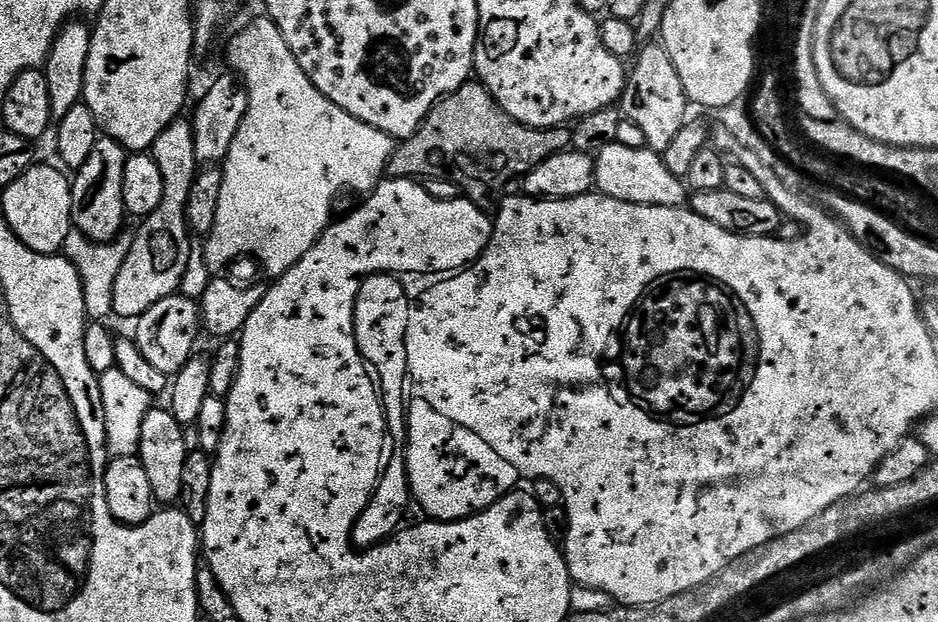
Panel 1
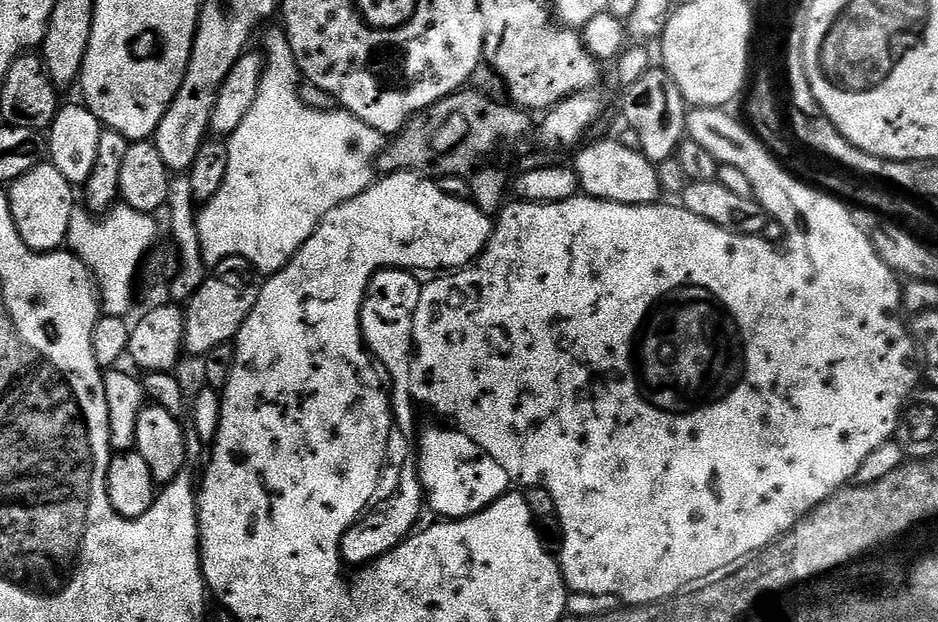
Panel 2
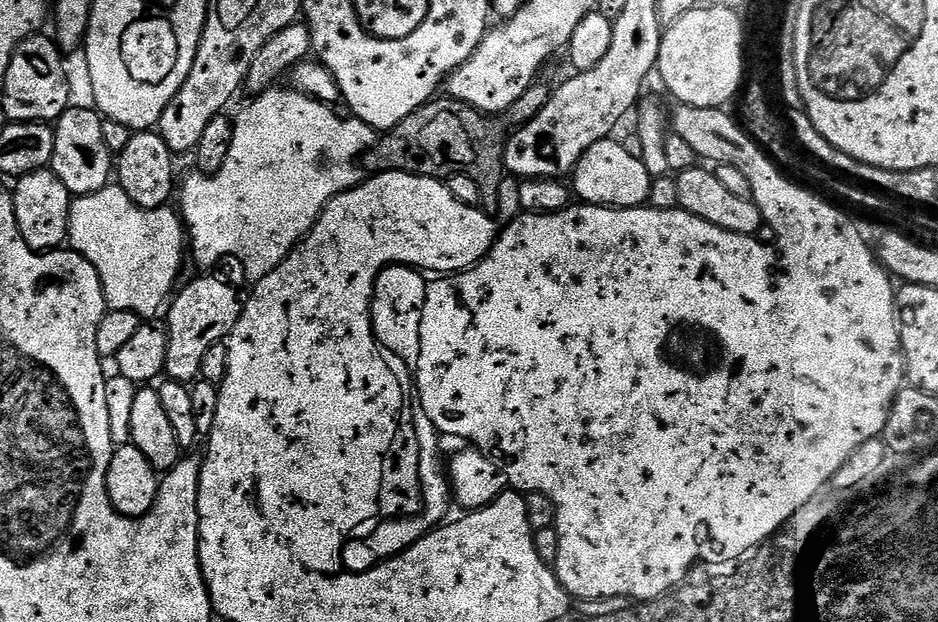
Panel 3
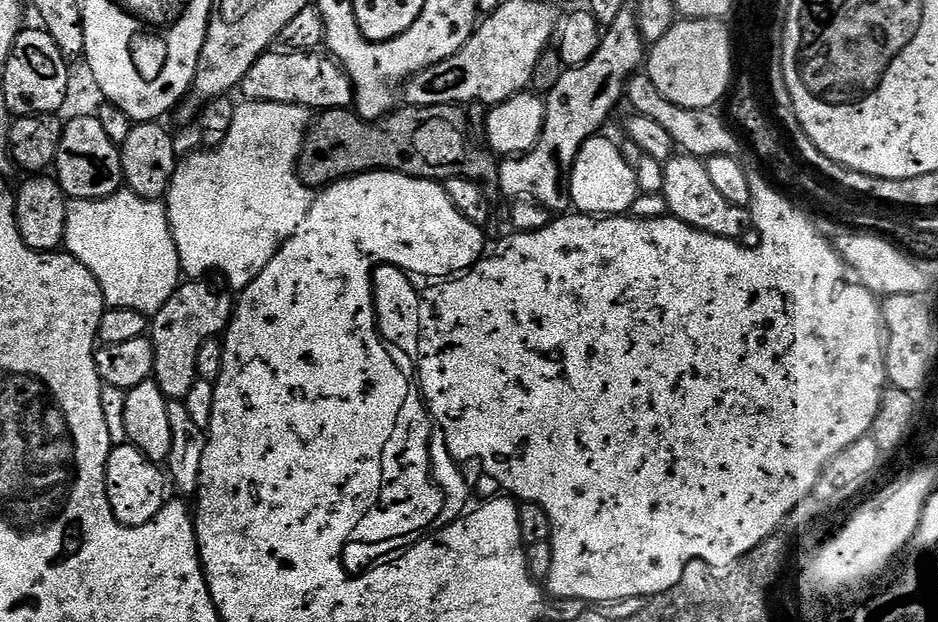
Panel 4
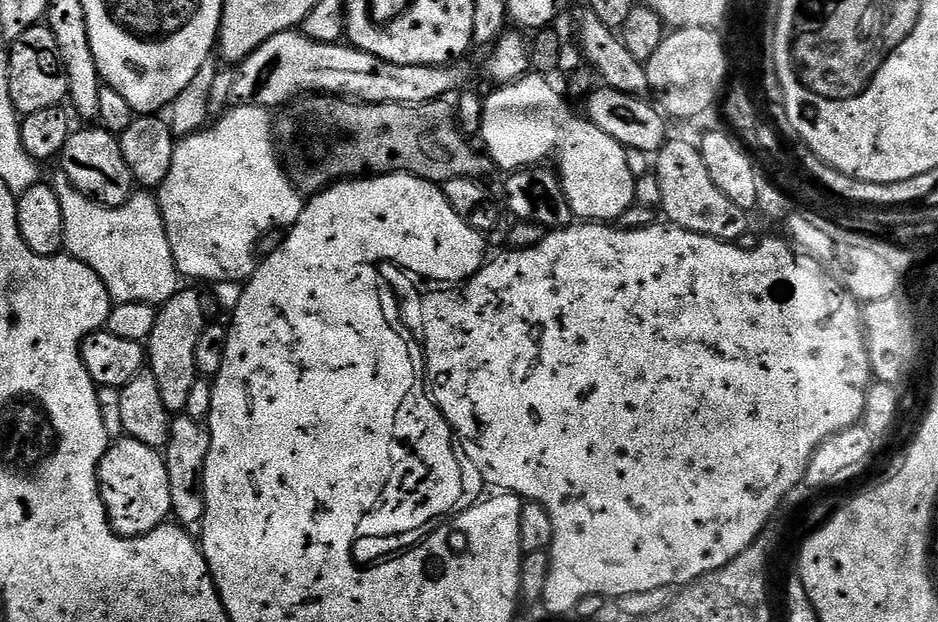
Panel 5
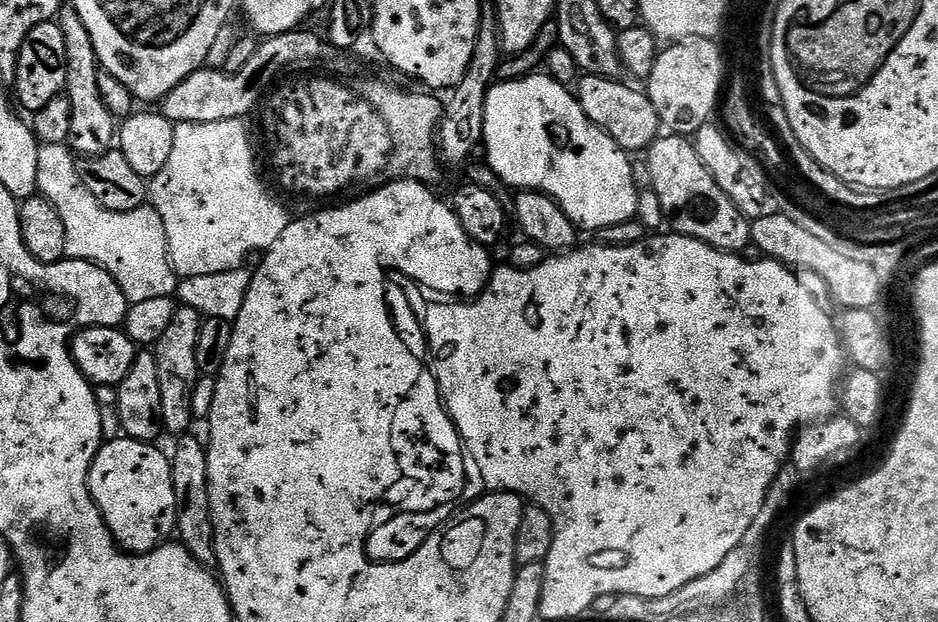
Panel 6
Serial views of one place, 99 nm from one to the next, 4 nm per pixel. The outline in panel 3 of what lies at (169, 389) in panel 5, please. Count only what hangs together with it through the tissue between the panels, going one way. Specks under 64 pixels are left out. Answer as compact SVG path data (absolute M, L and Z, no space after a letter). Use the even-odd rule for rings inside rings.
M200 274L197 280L190 281L184 289L181 287L171 297L166 308L168 345L164 372L167 379L177 380L179 384L191 385L199 377L202 370L202 354L206 354L210 346L227 341L238 318L242 318L245 297L240 296L234 285L212 275L216 274Z

